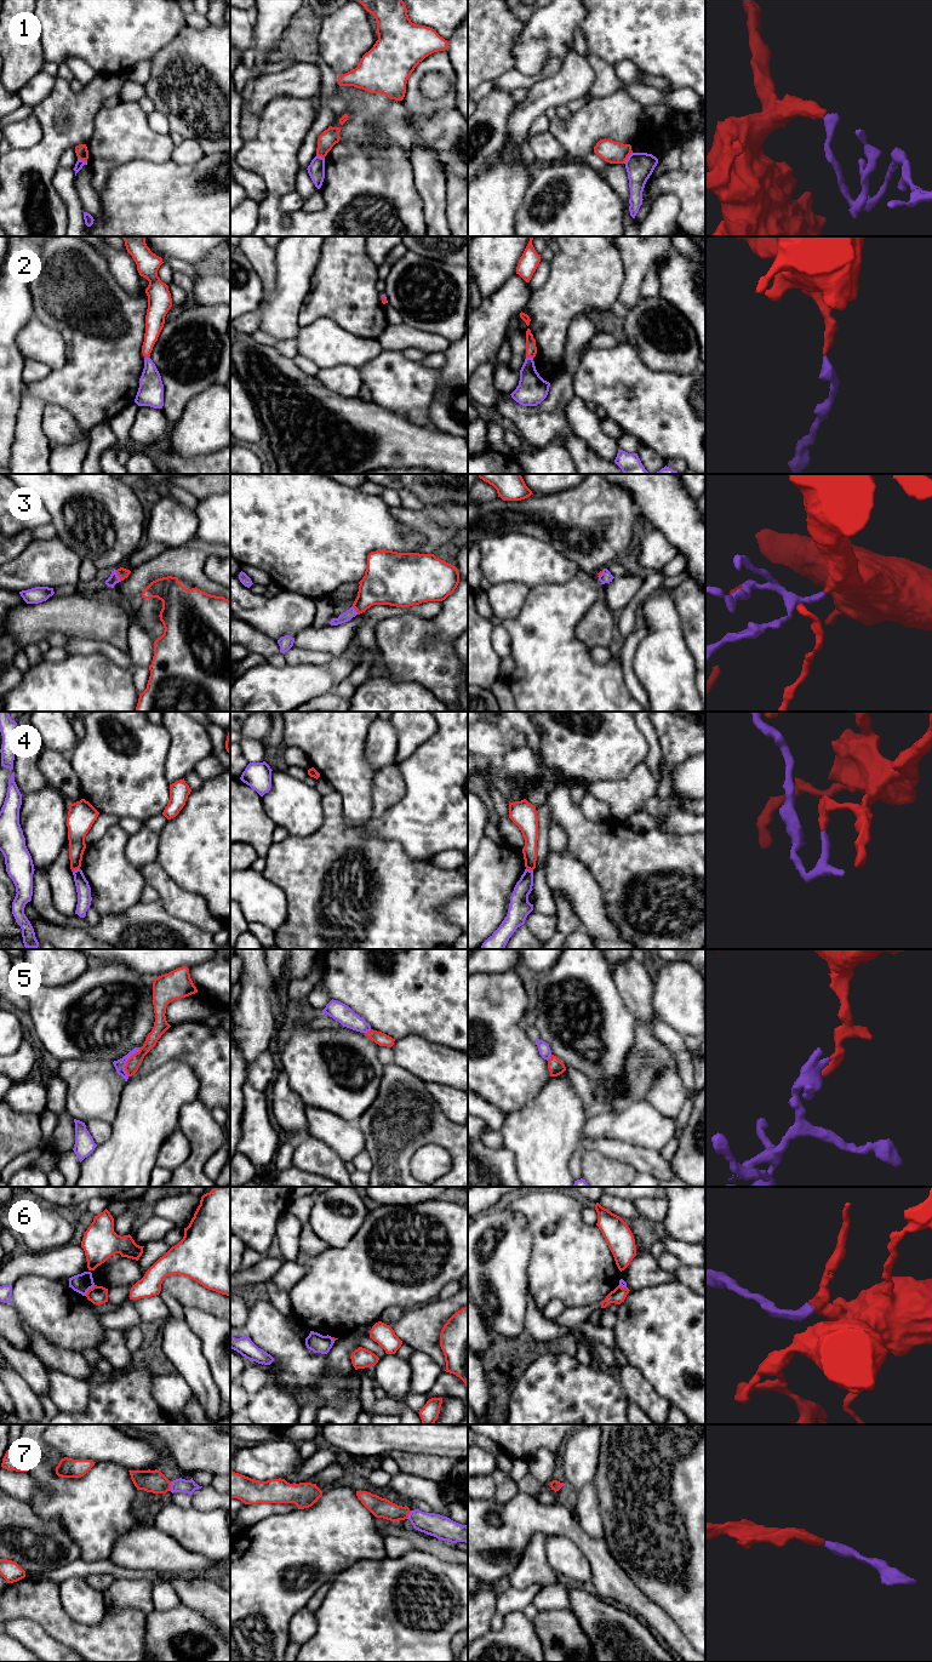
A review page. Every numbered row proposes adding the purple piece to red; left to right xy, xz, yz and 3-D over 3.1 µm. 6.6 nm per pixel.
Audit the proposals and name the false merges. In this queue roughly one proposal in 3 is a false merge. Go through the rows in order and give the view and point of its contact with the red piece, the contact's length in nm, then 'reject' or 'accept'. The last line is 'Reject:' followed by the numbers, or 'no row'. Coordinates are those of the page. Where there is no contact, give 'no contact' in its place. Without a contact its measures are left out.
1: yz (627, 158) | 100 nm | reject
2: yz (530, 357) | 50 nm | accept
3: xy (118, 575) | 90 nm | accept
4: xy (75, 869) | 50 nm | reject
5: xy (127, 1061) | 220 nm | reject
6: xy (89, 1290) | 100 nm | reject
7: xy (170, 1486) | 60 nm | accept
Reject: 1, 4, 5, 6

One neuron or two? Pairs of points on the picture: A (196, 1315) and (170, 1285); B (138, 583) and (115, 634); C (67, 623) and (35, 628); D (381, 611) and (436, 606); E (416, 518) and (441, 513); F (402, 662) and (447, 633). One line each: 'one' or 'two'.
A: two
B: two
C: one
D: one
E: two
F: two

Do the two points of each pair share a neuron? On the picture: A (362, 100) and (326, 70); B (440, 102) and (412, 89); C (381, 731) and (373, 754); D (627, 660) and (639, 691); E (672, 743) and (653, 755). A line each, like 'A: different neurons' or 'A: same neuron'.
A: different neurons
B: same neuron
C: same neuron
D: same neuron
E: different neurons

